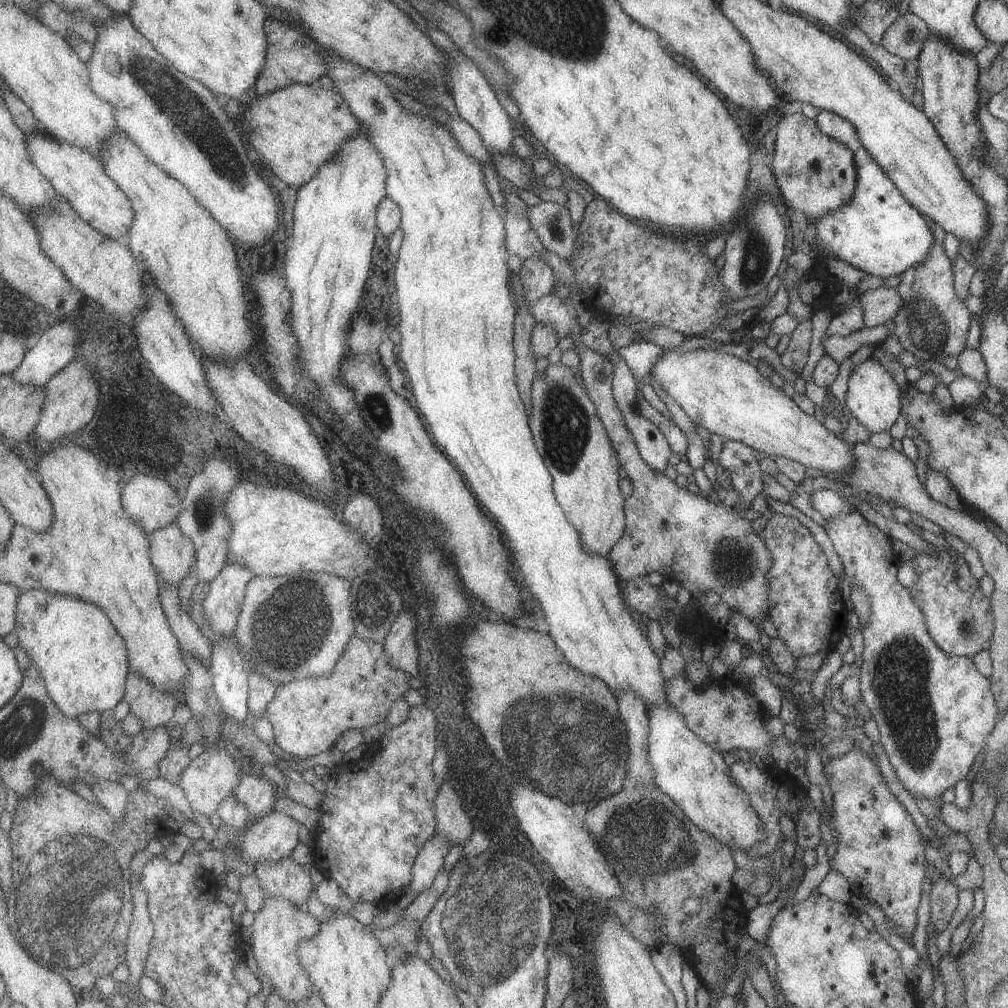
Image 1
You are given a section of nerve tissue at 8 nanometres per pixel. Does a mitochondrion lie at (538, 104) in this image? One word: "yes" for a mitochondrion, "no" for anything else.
no

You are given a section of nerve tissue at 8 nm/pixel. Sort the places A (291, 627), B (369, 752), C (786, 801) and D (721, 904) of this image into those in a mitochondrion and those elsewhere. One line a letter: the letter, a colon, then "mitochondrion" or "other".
A: mitochondrion
B: other
C: other
D: other

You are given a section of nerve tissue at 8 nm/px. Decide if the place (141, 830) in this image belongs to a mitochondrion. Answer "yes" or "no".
no

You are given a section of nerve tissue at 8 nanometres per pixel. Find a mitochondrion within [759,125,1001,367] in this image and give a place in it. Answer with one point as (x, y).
(925, 322)

